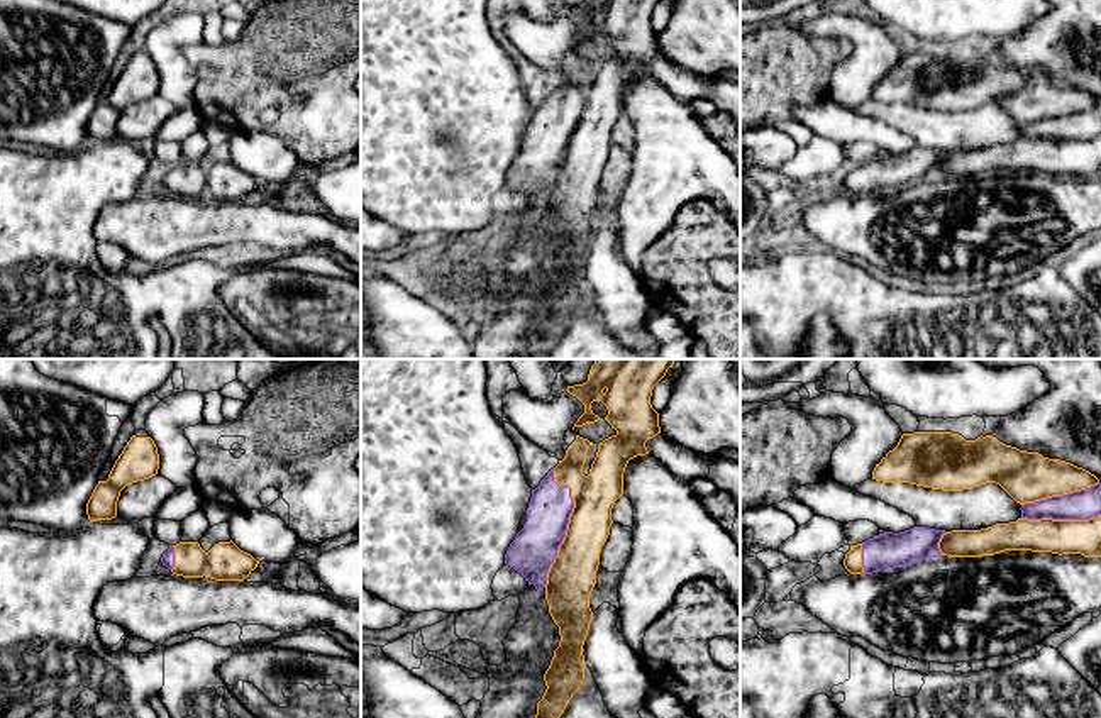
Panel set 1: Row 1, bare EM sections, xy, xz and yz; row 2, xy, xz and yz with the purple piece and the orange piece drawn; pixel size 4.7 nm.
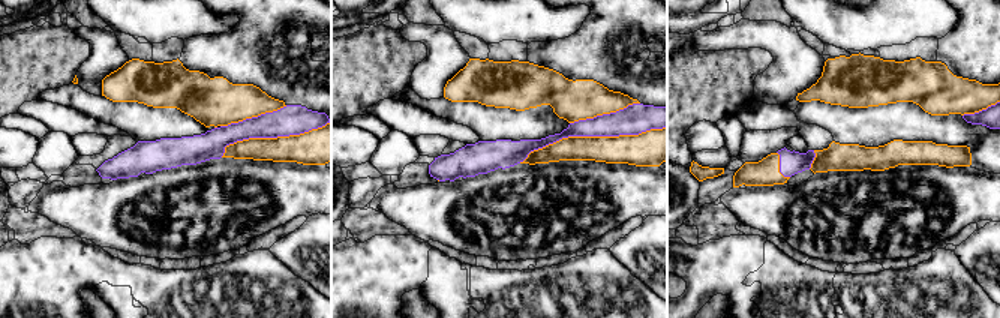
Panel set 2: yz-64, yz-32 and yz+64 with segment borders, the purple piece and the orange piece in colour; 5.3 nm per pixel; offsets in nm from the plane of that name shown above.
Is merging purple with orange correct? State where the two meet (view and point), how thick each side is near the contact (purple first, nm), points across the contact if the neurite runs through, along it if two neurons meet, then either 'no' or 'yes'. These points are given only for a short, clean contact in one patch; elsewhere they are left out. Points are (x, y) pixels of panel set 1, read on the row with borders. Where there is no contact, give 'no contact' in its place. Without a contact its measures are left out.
contact xz (566, 525); calibres 220 and 220 nm; yes

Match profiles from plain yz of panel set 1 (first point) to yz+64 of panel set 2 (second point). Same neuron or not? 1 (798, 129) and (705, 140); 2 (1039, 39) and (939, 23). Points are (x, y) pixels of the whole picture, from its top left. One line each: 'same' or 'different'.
1: different
2: different

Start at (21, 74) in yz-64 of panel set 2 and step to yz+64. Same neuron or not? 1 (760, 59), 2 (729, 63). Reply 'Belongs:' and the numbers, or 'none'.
Belongs: 1, 2

